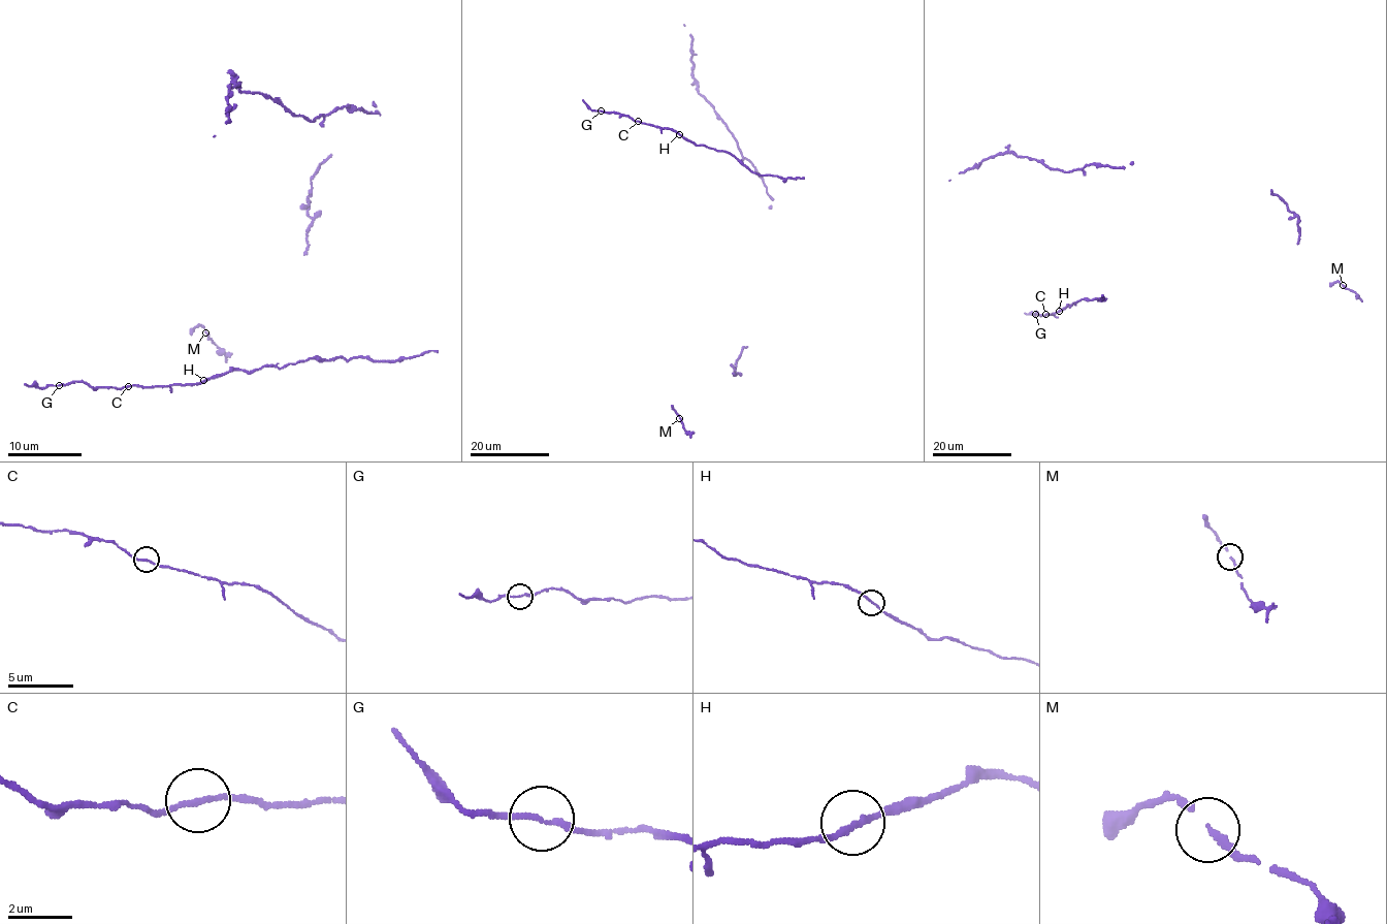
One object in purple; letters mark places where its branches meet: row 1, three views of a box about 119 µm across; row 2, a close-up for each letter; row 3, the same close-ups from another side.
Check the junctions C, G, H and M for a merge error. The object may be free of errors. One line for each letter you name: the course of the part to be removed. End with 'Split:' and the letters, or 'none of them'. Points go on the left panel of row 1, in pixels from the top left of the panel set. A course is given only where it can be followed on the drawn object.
Split: none of them

